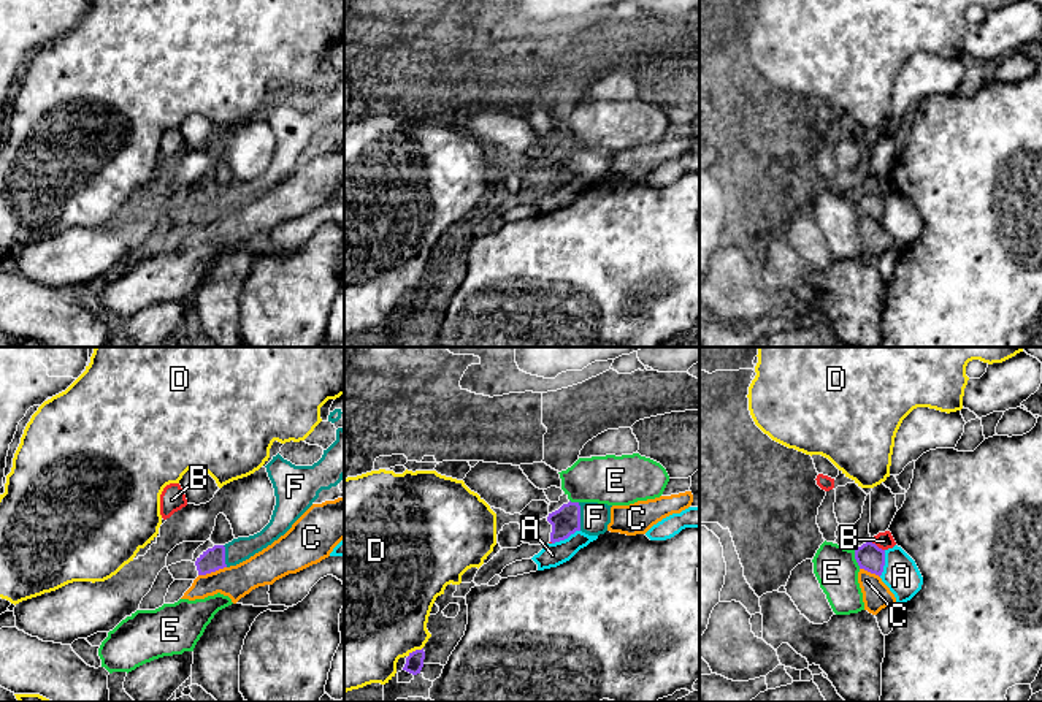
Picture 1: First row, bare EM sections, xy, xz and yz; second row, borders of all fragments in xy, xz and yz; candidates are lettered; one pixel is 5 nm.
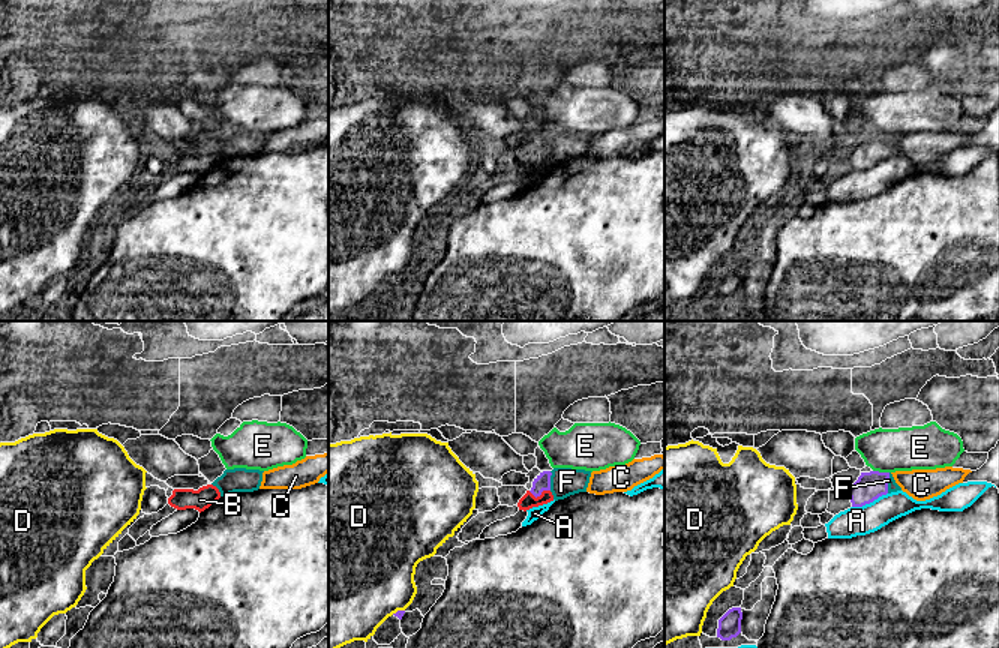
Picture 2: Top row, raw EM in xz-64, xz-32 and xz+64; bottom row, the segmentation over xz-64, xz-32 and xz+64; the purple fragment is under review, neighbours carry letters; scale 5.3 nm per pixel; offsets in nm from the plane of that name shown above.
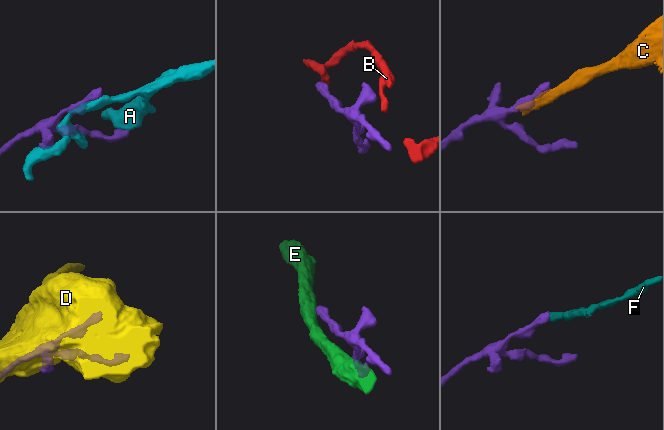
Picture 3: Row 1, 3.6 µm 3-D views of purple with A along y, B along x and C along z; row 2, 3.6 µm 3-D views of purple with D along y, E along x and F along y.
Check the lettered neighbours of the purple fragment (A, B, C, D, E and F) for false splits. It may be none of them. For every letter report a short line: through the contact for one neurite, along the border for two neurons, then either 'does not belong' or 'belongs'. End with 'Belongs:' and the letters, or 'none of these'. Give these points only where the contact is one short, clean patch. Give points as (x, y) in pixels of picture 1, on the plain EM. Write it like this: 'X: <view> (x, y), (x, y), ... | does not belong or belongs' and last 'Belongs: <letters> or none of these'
A: does not belong
B: does not belong
C: does not belong
D: xz (422, 292), (408, 301) | does not belong
E: yz (854, 195), (854, 203), (860, 213) | does not belong
F: xz (566, 165), (579, 162), (595, 162) | belongs
Belongs: F

